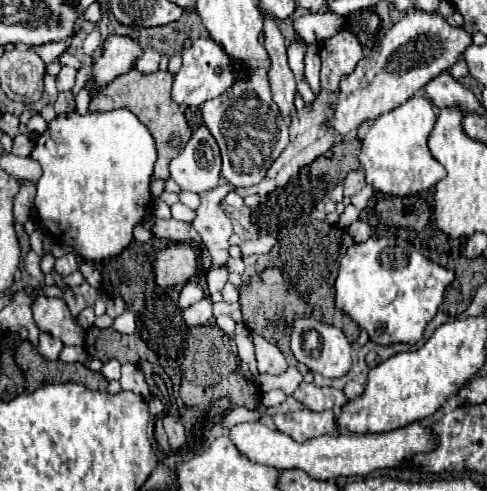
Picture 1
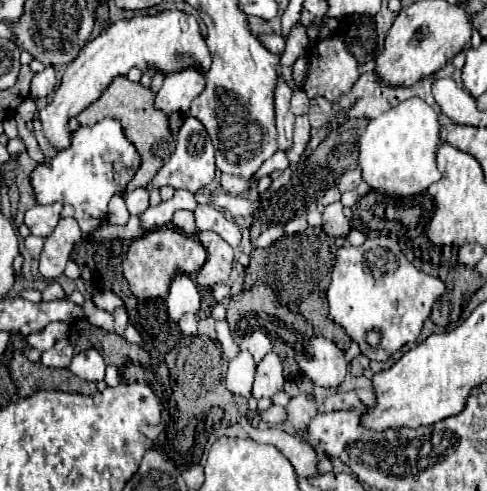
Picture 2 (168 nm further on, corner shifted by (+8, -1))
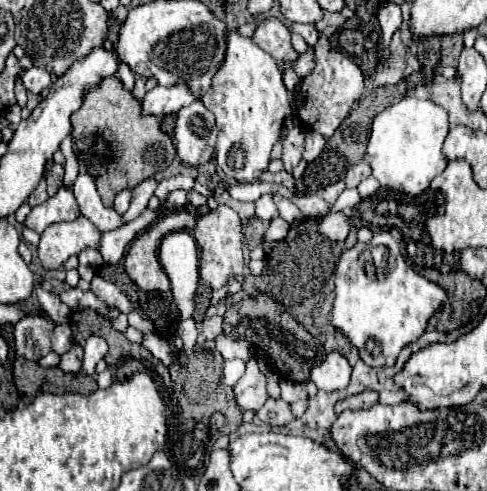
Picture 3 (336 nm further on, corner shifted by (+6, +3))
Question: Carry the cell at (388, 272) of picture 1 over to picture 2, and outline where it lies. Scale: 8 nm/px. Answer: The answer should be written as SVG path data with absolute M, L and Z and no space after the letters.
M390 237L366 239L360 247L340 247L328 287L330 319L360 345L362 355L388 361L402 345L416 341L432 305L446 293L446 285L418 271Z

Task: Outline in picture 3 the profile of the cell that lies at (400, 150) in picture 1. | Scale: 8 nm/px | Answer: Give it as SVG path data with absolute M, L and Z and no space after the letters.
M404 97L400 103L384 109L374 117L366 161L382 187L406 195L420 195L430 187L430 181L446 169L446 157L442 153L446 135L448 115L440 105L432 103L430 99Z

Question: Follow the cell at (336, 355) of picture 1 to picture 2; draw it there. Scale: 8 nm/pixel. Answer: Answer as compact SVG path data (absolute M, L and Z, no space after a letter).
M314 337L306 347L308 355L298 355L298 365L306 377L312 379L314 385L320 387L338 387L342 385L348 363L344 353L334 345L334 341L324 337Z

